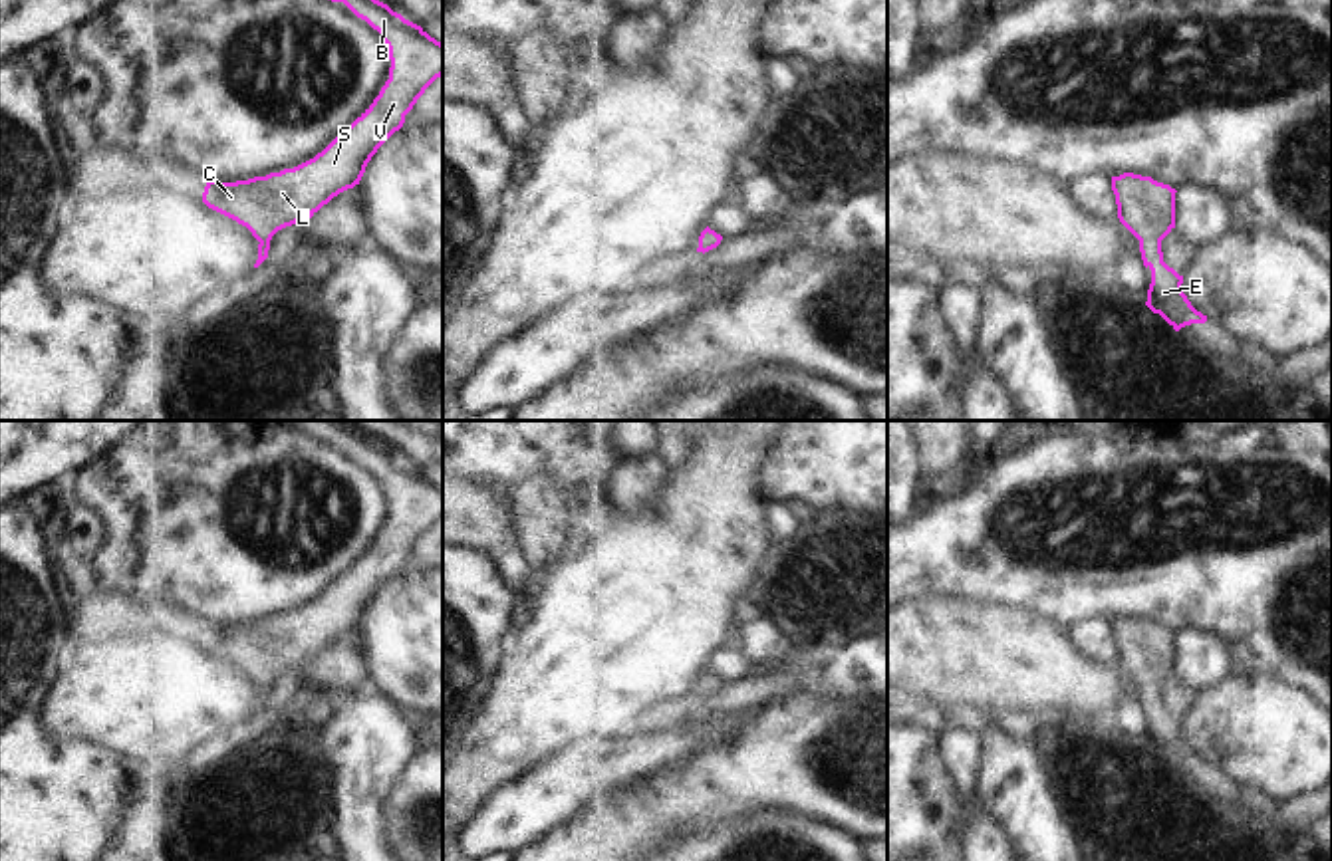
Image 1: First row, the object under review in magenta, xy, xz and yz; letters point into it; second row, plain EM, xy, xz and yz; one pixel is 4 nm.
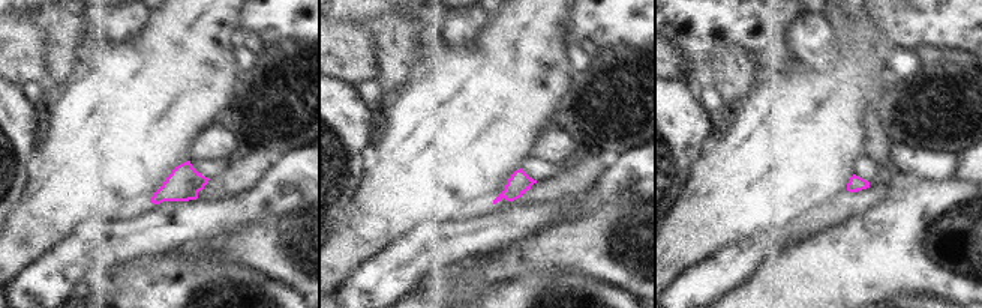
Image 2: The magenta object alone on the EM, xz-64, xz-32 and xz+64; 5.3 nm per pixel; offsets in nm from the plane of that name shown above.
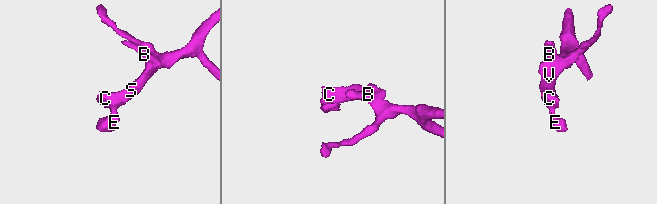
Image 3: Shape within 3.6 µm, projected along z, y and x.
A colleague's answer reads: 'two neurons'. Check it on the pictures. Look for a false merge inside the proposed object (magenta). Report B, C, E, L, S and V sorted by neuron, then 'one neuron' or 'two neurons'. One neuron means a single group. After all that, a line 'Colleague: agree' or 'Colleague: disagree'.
B C E L S V | one neuron
Colleague: disagree

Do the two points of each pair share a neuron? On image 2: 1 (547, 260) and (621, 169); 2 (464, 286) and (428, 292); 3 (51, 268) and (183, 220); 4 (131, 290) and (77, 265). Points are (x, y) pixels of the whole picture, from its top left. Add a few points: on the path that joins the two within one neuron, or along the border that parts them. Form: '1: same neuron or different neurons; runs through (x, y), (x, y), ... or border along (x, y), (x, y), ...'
1: different neurons; border along (621, 206), (582, 211), (555, 227)
2: same neuron; runs through (455, 290), (437, 292)
3: same neuron; runs through (84, 256), (111, 254), (131, 239), (150, 232)
4: different neurons; border along (110, 265), (92, 266), (71, 292)

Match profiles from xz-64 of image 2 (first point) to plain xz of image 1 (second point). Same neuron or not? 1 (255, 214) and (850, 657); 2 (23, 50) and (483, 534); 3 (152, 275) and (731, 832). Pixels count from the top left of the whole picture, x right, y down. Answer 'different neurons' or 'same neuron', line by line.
1: same neuron
2: same neuron
3: same neuron

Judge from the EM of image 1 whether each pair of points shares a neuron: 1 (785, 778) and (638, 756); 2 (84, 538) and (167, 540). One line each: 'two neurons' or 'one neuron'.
1: two neurons
2: two neurons

